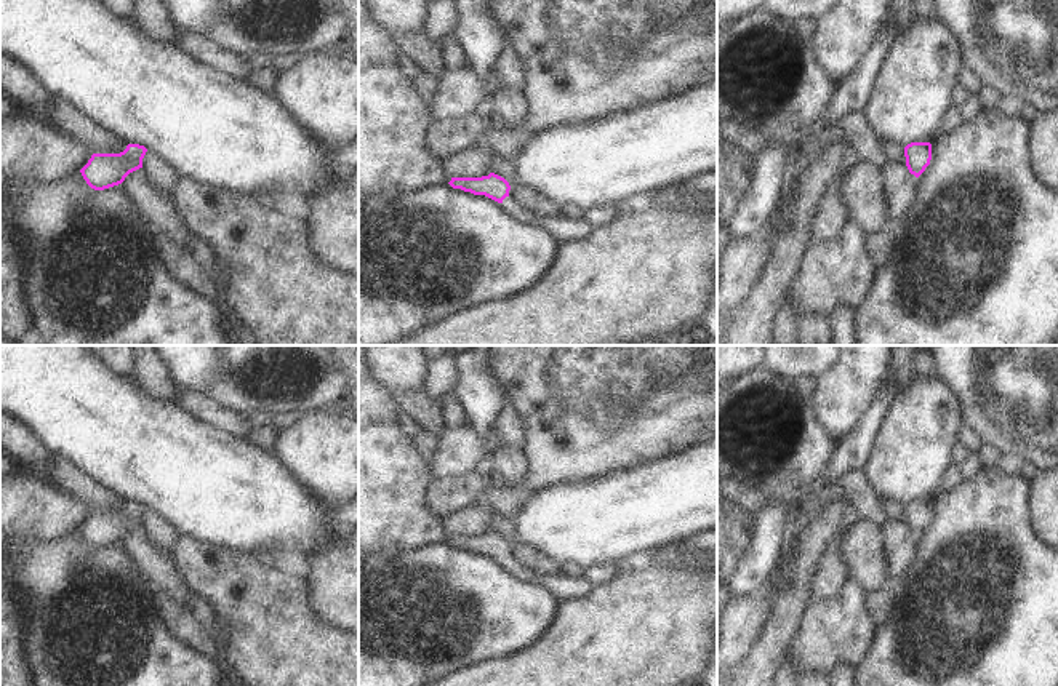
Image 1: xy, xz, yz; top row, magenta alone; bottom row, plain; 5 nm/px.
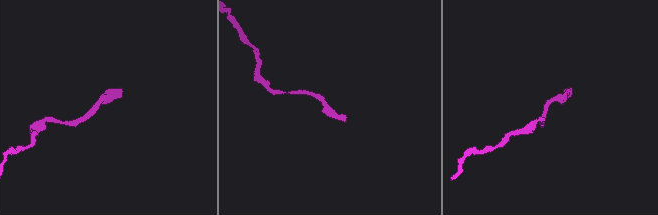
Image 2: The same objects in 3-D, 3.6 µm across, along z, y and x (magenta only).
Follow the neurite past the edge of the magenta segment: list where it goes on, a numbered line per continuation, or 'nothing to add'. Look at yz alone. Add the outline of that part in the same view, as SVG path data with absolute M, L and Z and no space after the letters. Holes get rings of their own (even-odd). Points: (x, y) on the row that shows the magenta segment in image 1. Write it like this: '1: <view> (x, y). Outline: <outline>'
nothing to add.

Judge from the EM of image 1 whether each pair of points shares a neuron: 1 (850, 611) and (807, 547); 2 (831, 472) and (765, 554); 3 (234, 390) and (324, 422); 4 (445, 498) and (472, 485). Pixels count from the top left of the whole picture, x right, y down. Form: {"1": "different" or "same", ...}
{"1": "different", "2": "same", "3": "different", "4": "same"}

